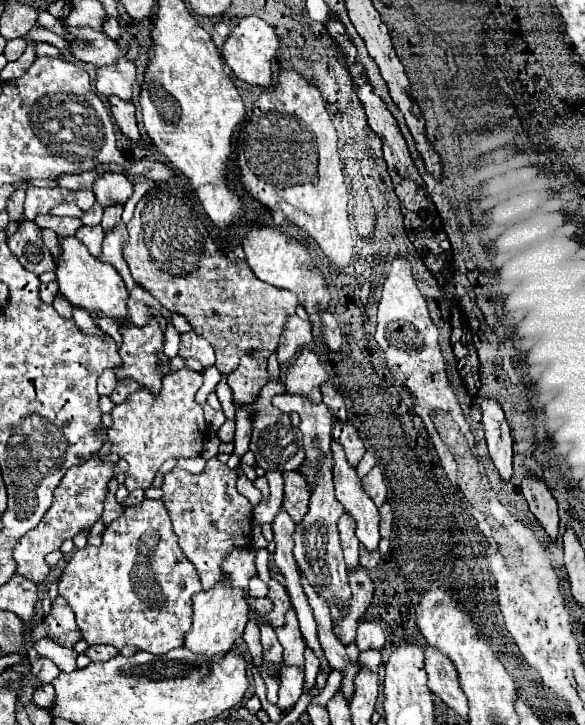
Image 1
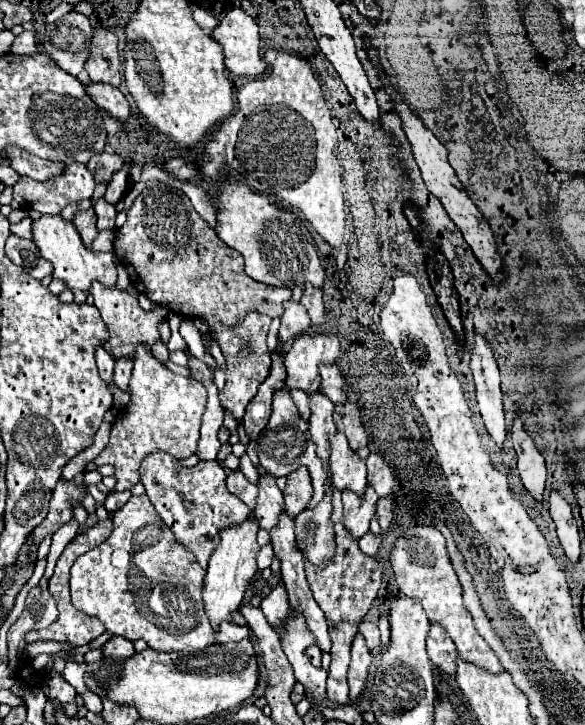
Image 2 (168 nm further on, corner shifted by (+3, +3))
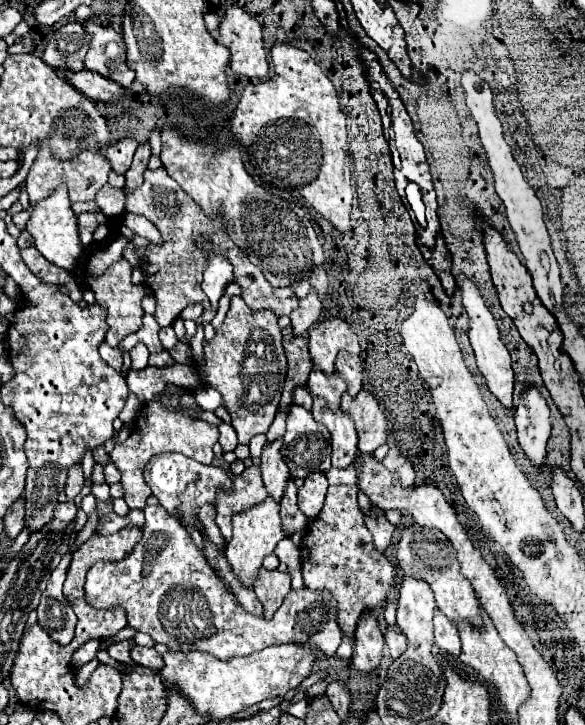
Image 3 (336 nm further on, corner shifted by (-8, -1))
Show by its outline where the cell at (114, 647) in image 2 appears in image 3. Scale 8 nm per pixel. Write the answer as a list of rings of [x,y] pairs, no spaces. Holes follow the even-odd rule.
[[[133,646],[131,650],[131,658],[145,668],[151,668],[155,672],[159,672],[159,668],[163,668],[163,656],[155,650],[155,648],[143,648],[143,646]]]

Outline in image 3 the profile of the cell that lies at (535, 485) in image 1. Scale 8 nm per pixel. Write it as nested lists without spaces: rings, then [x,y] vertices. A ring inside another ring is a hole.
[[[529,386],[521,392],[521,400],[515,410],[515,426],[521,448],[537,466],[541,466],[547,454],[551,422],[549,406],[535,386]]]

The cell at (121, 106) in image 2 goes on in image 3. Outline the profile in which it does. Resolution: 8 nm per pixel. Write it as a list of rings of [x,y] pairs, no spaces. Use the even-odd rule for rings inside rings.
[[[65,70],[63,74],[73,88],[77,88],[81,94],[85,94],[91,100],[111,102],[111,100],[119,100],[123,94],[123,88],[119,84],[115,84],[113,80],[103,78],[101,74],[95,74],[91,70],[81,70],[81,72]]]

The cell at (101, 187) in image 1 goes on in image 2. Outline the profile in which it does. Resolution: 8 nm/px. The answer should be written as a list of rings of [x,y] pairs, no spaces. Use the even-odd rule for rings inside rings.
[[[100,152],[100,154],[94,154],[86,166],[92,172],[96,184],[108,184],[112,174],[118,172],[122,168],[122,164],[124,162],[122,162],[120,154],[116,154],[116,152]]]

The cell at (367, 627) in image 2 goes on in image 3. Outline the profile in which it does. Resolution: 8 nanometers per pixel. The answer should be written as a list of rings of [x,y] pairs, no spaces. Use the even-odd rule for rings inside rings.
[[[389,630],[389,632],[385,634],[385,644],[387,644],[387,648],[389,648],[391,658],[395,660],[395,658],[399,658],[399,656],[405,652],[405,648],[407,648],[407,638],[405,638],[405,634],[401,634],[401,632]]]

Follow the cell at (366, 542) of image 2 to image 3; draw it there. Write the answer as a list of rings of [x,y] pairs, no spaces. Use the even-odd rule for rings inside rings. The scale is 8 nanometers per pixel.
[[[371,504],[371,512],[365,516],[365,524],[367,524],[369,532],[373,534],[375,548],[379,552],[385,552],[385,548],[391,542],[391,536],[393,536],[395,526],[385,518],[385,512],[381,508],[375,508],[373,504]]]

